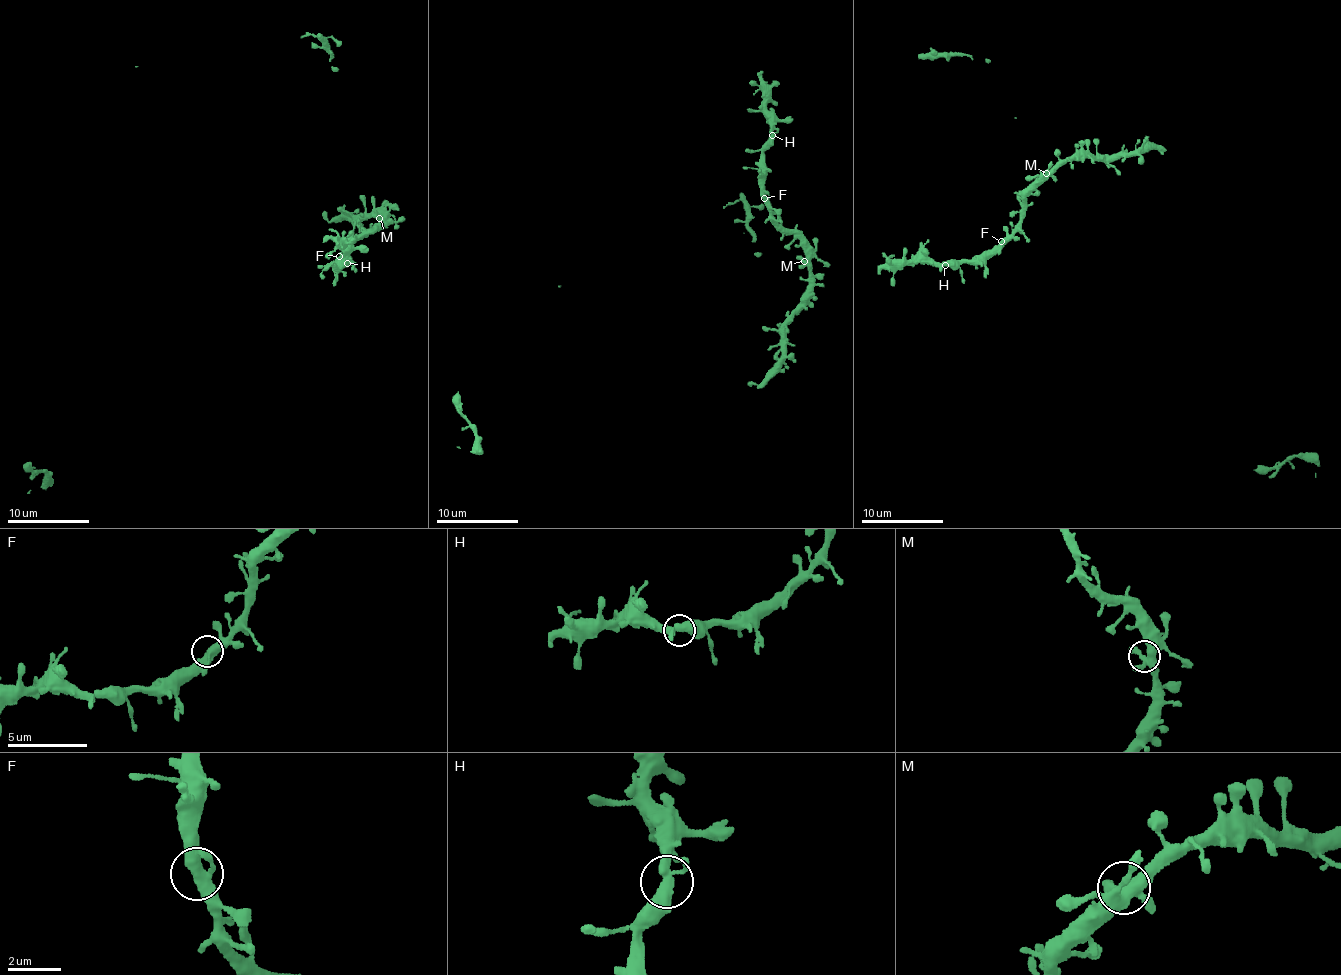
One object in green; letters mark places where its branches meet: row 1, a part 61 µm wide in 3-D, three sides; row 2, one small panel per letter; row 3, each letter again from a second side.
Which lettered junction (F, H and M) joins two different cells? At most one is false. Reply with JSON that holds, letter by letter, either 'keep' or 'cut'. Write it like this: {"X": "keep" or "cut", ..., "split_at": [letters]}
{"F": "keep", "H": "keep", "M": "keep", "split_at": []}

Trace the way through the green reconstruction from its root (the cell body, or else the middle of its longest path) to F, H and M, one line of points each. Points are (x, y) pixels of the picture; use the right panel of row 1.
F: (1110, 156), (1087, 155), (1061, 162), (1048, 170), (1030, 191), (1019, 222), (1001, 241)
H: (1110, 156), (1087, 155), (1057, 164), (1030, 191), (1023, 214), (1005, 238), (970, 261), (955, 261), (945, 265)
M: (1110, 156), (1087, 155), (1061, 162), (1046, 173)

